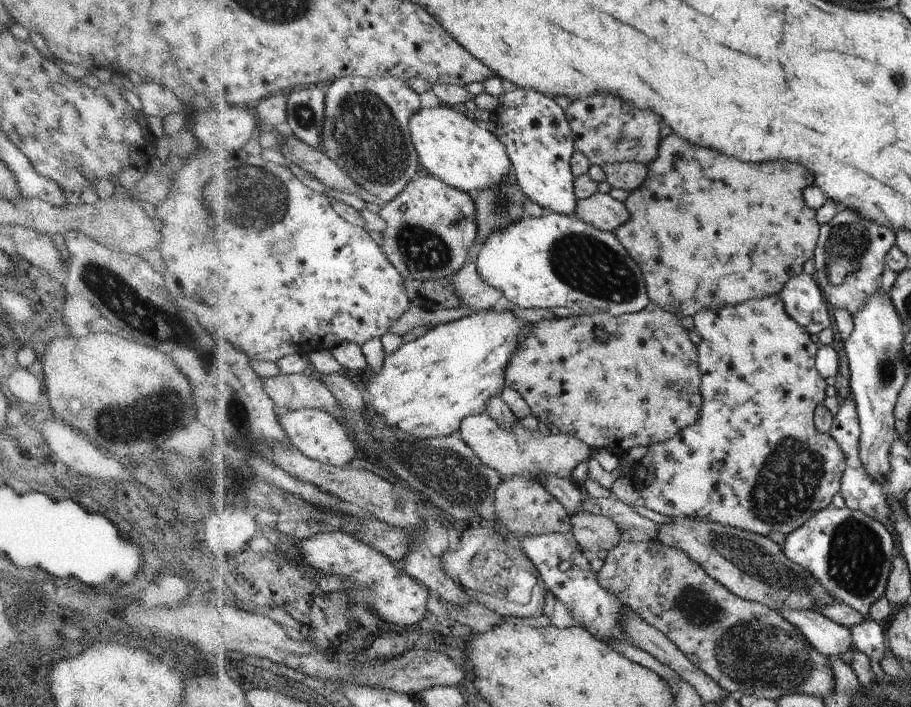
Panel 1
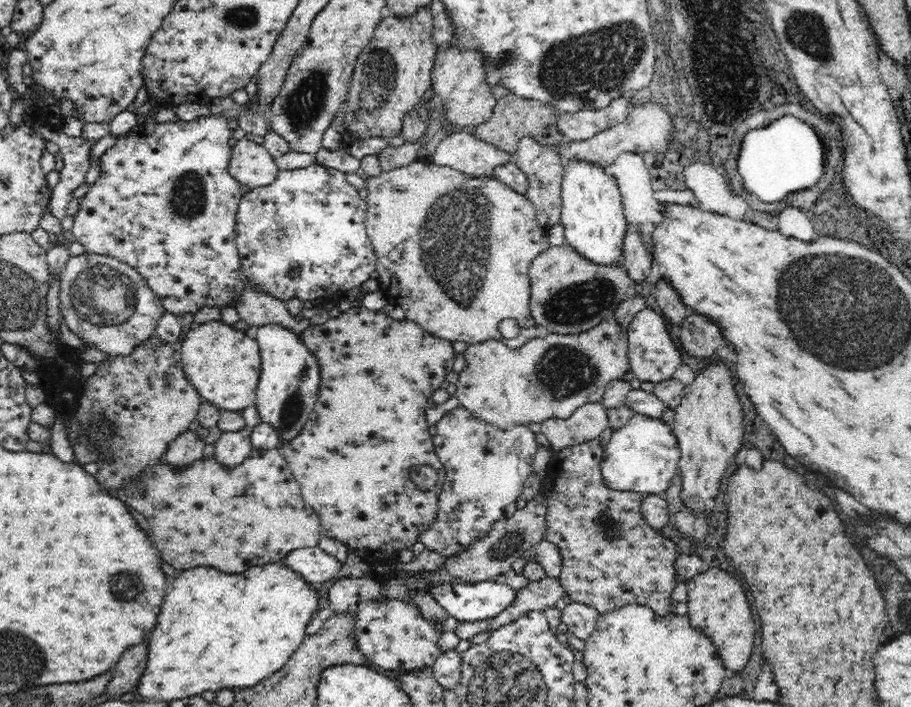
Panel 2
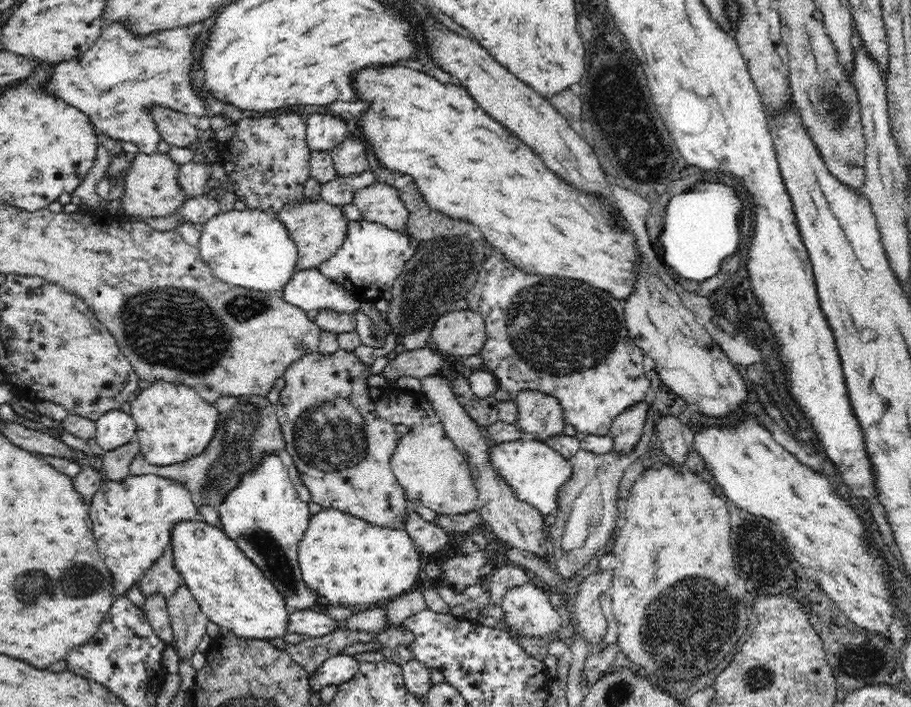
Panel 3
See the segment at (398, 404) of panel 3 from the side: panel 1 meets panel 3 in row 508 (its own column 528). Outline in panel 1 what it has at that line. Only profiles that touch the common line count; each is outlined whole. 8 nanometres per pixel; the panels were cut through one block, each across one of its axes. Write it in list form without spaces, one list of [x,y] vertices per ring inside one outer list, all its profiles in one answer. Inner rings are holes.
[[[487,412],[468,417],[461,426],[464,442],[480,460],[506,478],[519,476],[556,475],[566,479],[572,470],[586,460],[590,461],[595,451],[579,438],[568,433],[552,434],[546,429],[530,433],[524,430],[520,420],[514,429],[504,429]]]

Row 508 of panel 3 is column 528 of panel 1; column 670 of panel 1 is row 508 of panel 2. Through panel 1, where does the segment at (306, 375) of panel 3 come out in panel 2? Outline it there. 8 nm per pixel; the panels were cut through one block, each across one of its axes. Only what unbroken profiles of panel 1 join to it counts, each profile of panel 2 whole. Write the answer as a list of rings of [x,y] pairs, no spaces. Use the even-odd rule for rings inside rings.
[[[351,305],[344,306],[341,310],[335,312],[327,322],[309,327],[302,333],[301,339],[303,340],[303,346],[306,346],[306,350],[315,356],[316,364],[319,366],[318,400],[315,401],[312,414],[302,427],[301,434],[290,443],[280,444],[280,454],[287,460],[294,478],[298,481],[300,494],[304,502],[307,506],[312,507],[315,514],[318,515],[321,534],[324,534],[324,537],[338,539],[348,548],[352,548],[351,550],[358,552],[384,550],[384,552],[376,554],[380,560],[382,558],[389,560],[392,558],[393,553],[404,554],[404,550],[416,544],[420,534],[428,530],[437,519],[434,512],[436,512],[436,502],[439,498],[436,498],[436,496],[434,498],[406,498],[406,496],[424,496],[424,492],[418,492],[414,482],[408,478],[408,472],[410,472],[412,466],[428,464],[440,476],[440,488],[443,487],[445,468],[435,451],[424,408],[426,408],[426,402],[430,401],[432,393],[438,390],[440,384],[446,380],[446,376],[453,372],[453,362],[456,358],[453,343],[430,335],[418,324],[415,324],[413,320],[406,318],[394,320],[384,312],[372,312],[365,307],[355,308]]]

